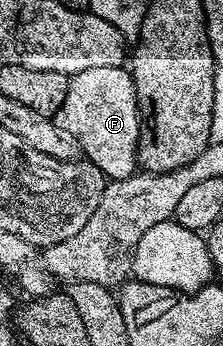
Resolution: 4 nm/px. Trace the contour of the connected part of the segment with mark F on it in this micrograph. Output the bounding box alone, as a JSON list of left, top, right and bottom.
[55,66,140,180]

